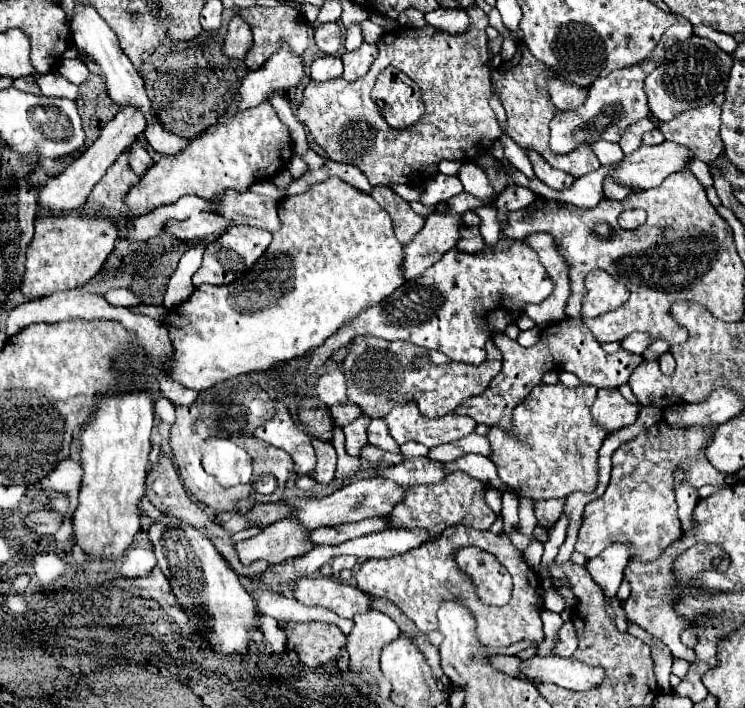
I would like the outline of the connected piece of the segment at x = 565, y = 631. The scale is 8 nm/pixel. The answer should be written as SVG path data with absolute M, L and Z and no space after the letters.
M565 622L563 628L559 630L559 642L555 646L557 656L573 656L577 650L577 630L573 622Z

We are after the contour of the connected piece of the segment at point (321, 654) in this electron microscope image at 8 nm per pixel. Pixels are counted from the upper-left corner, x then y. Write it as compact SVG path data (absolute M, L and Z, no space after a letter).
M279 622L287 632L287 648L297 650L301 662L315 668L341 656L345 634L335 624Z

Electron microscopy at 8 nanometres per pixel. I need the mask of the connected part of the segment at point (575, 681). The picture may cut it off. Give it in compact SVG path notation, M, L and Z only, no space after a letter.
M533 656L525 660L521 672L531 682L557 684L559 687L574 691L587 691L599 686L605 680L605 670L600 667L584 665L573 657L557 658L549 656Z

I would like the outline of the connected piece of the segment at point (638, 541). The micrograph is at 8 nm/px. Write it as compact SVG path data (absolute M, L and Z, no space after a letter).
M659 420L645 432L637 434L633 440L623 442L613 454L613 472L605 496L589 502L583 512L583 524L579 530L579 540L575 550L585 554L587 558L595 558L613 542L629 542L633 546L633 560L653 560L665 550L671 542L681 538L681 522L677 518L677 502L675 502L675 472L685 466L685 478L689 478L689 486L717 486L723 484L729 474L721 474L713 468L705 458L705 446L711 442L717 426L669 426L665 420Z

